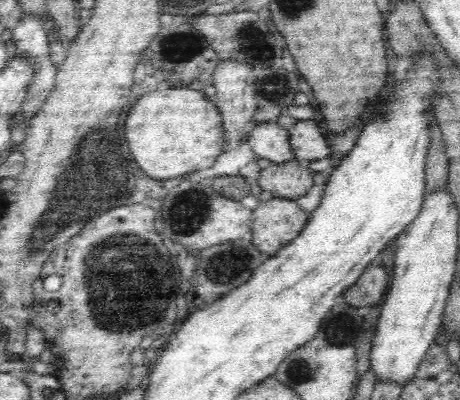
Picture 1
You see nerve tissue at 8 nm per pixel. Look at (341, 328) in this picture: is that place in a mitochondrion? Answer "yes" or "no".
yes

